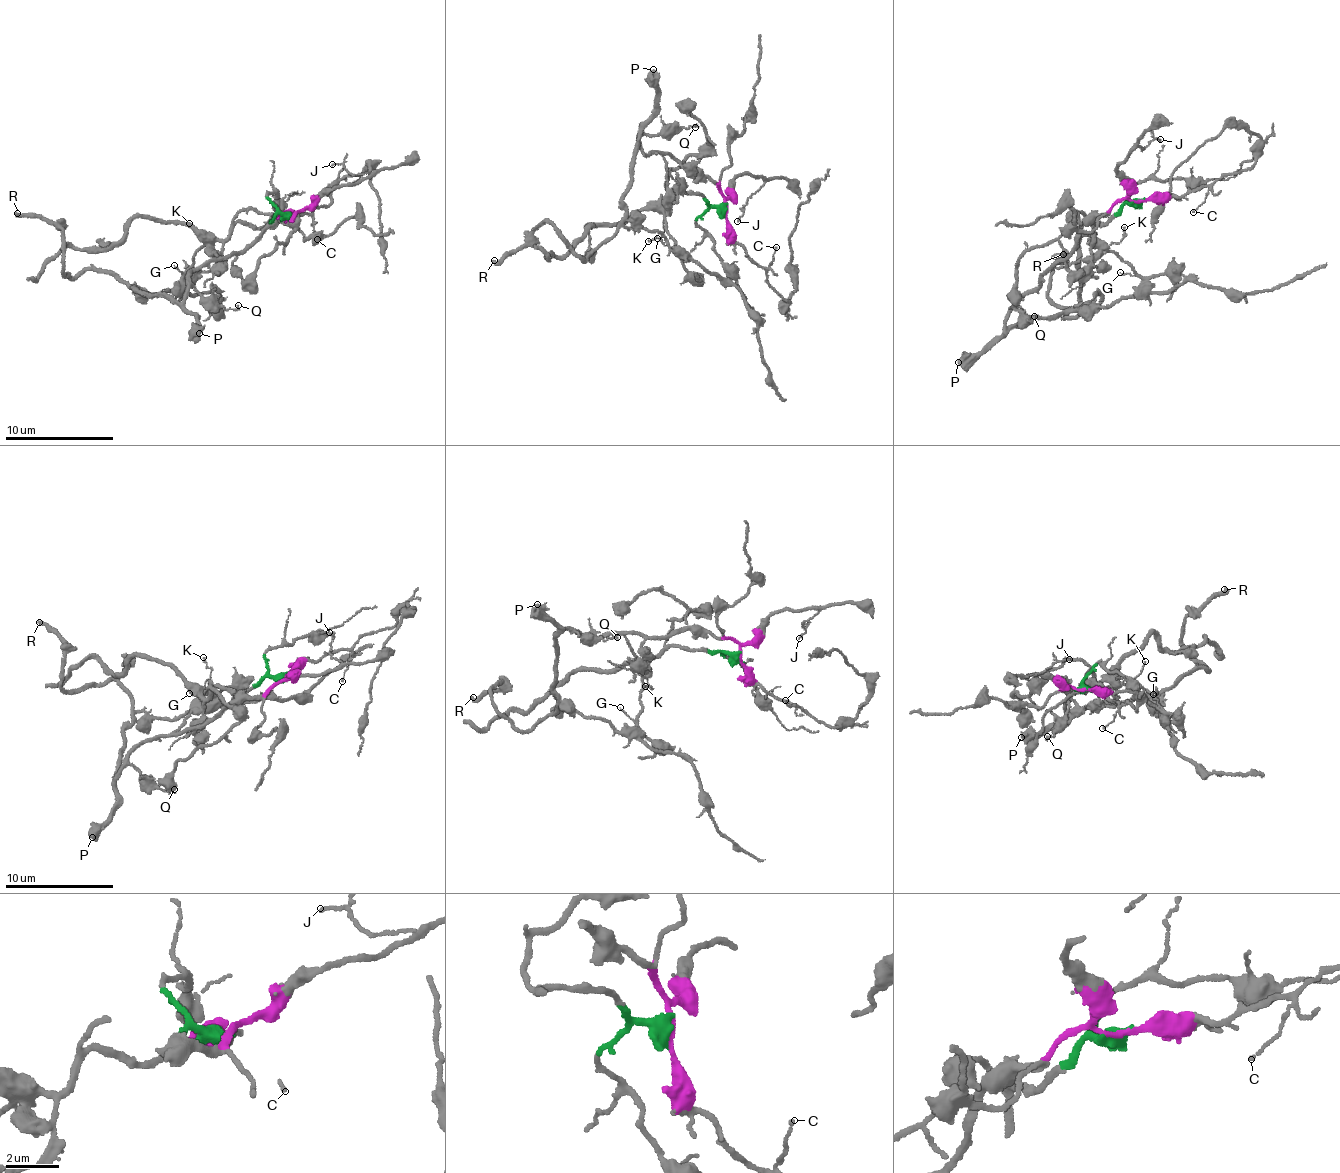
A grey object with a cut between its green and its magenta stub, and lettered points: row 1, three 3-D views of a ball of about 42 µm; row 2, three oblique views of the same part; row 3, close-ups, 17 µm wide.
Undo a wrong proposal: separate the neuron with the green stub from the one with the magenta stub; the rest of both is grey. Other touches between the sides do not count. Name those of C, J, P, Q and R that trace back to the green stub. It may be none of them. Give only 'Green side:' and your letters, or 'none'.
Green side: none

